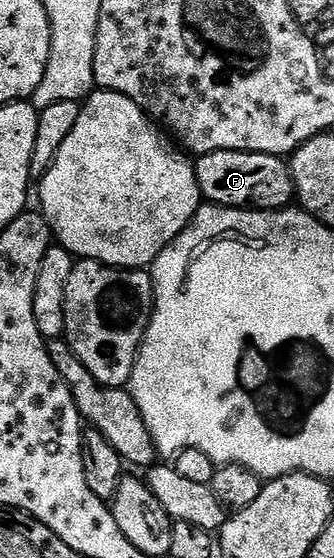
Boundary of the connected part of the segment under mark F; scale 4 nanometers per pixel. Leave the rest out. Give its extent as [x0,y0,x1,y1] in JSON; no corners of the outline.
[194,150,296,210]

